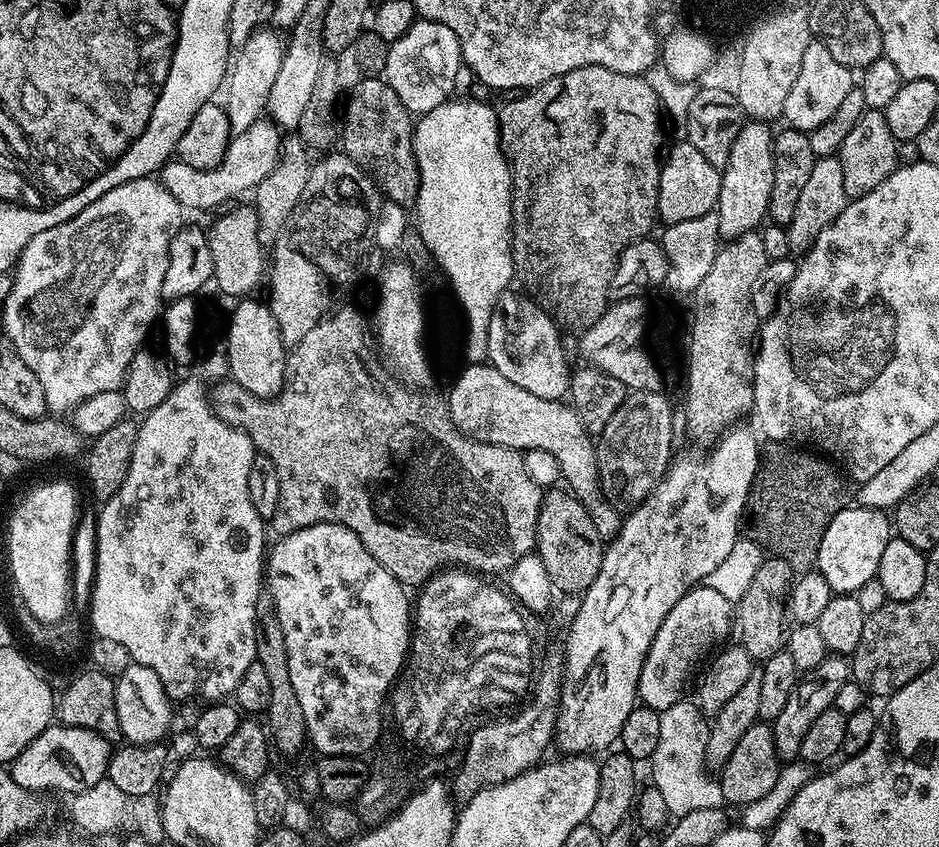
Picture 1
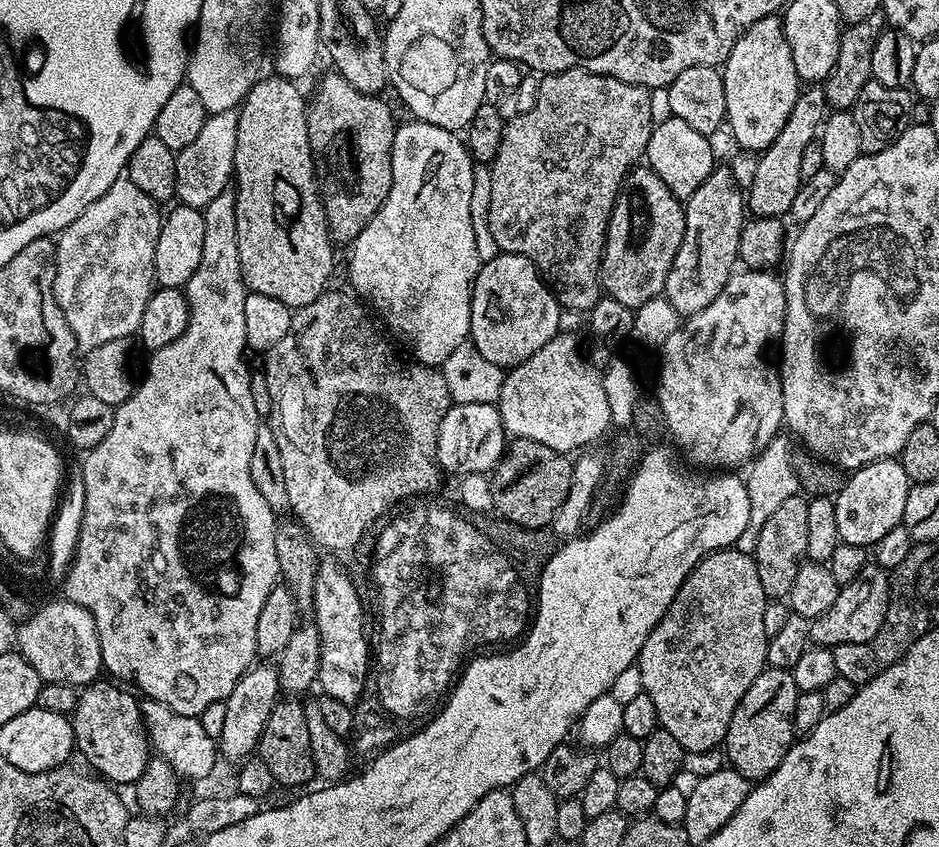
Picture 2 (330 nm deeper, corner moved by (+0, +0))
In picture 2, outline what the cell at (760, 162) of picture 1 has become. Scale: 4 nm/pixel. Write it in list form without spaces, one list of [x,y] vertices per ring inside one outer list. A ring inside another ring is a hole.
[[[779,15],[767,16],[751,24],[740,35],[738,42],[734,42],[734,50],[730,50],[728,59],[722,65],[722,71],[726,86],[726,128],[732,131],[737,149],[759,154],[772,145],[774,138],[778,138],[782,126],[786,126],[786,118],[790,118],[790,110],[794,110],[794,102],[802,91],[802,81],[794,70],[794,58],[790,54],[790,42],[786,42],[783,19]]]

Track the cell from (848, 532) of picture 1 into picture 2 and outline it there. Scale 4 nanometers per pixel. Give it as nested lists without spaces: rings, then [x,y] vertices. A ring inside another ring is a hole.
[[[899,459],[875,460],[855,469],[834,497],[834,518],[838,522],[841,541],[868,548],[876,544],[878,538],[882,538],[889,530],[894,530],[894,526],[903,521],[909,487],[908,475]]]

